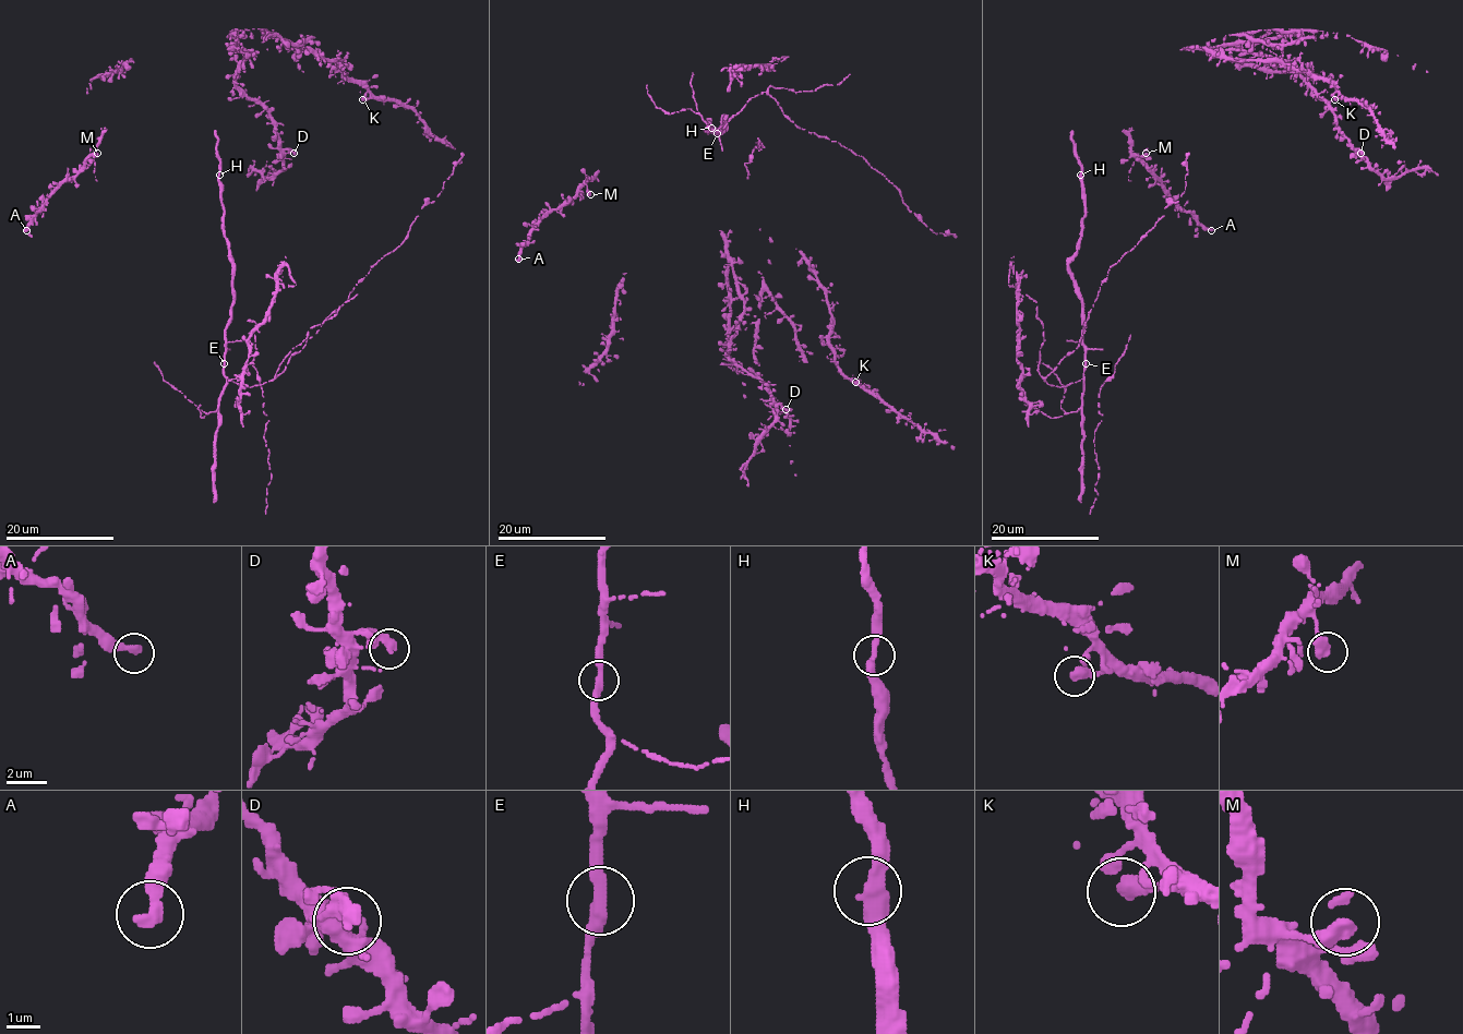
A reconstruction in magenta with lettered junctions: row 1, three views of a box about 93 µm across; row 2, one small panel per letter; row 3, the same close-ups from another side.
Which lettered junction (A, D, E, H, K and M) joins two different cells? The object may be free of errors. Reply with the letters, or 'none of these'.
none of these

